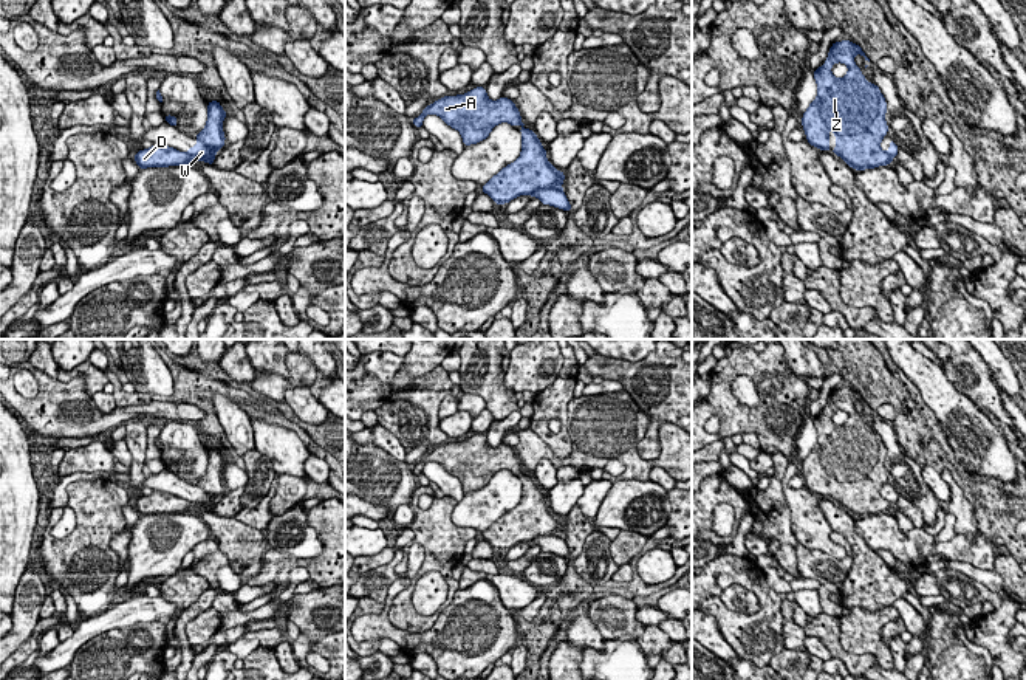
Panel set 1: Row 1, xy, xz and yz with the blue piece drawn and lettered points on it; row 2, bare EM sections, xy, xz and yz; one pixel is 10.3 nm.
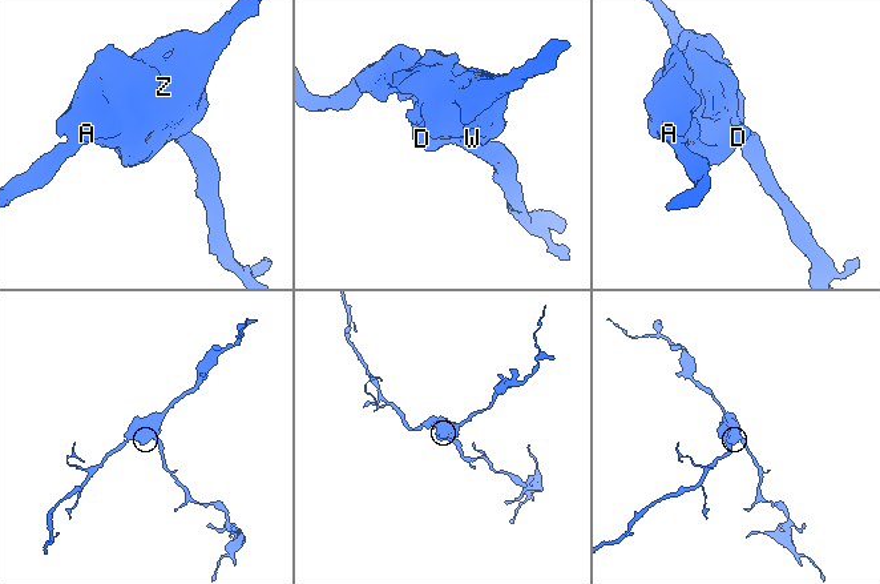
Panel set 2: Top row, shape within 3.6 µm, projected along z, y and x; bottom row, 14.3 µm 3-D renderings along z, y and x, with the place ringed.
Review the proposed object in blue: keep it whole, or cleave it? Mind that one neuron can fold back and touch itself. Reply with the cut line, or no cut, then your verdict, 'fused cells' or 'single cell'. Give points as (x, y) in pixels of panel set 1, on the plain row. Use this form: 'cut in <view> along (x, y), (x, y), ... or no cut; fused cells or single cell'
cut in xz along (560, 533), (539, 533), (530, 541); fused cells

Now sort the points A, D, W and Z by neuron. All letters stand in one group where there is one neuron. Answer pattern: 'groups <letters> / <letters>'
groups A D Z / W

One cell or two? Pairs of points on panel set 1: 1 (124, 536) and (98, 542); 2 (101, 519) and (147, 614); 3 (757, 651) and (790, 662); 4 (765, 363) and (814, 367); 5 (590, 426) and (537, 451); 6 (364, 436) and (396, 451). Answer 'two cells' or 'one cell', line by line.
1: two cells
2: two cells
3: two cells
4: two cells
5: one cell
6: one cell

